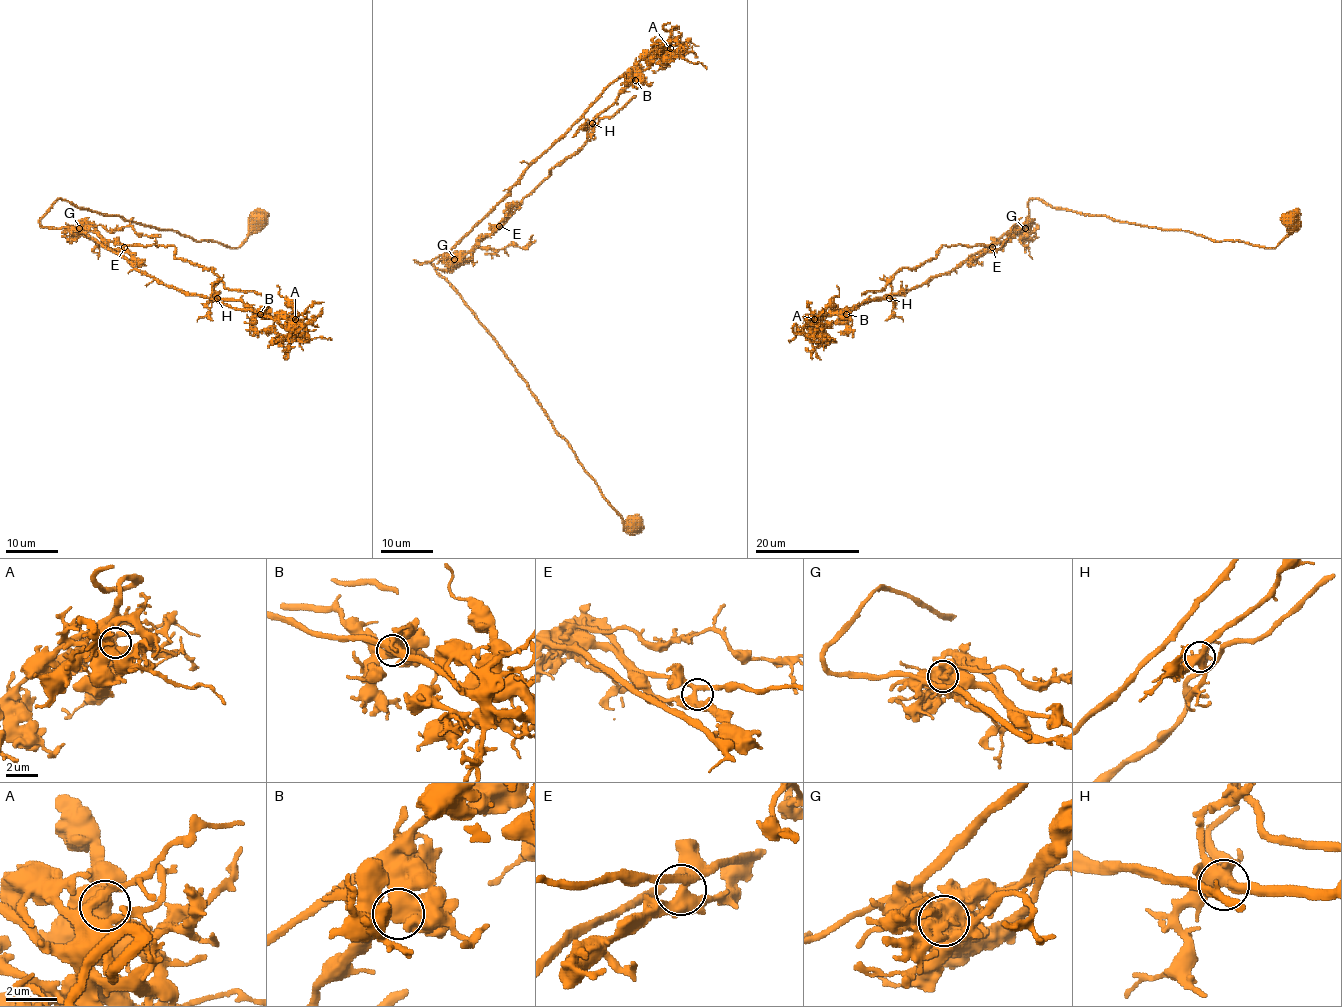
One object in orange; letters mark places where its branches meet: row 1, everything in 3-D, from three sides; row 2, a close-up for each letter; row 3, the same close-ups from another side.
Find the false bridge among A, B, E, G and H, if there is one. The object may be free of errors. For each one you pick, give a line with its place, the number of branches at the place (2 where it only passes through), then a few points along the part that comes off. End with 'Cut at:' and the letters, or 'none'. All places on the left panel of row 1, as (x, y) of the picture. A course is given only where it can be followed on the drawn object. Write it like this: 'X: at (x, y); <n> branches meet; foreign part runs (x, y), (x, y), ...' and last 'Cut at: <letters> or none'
G: at (79, 228); 3 branches meet; foreign part runs (80, 228), (124, 245), (172, 245), (176, 258), (211, 268), (226, 288), (254, 290), (261, 295)
Cut at: G

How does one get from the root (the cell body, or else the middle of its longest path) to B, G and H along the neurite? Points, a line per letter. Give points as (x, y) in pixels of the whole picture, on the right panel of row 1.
B: (1292, 220), (1275, 247), (1260, 247), (1031, 199), (1028, 228), (1003, 233), (921, 285), (836, 310), (846, 314)
G: (1292, 220), (1289, 233), (1275, 247), (1260, 247), (1056, 209), (1031, 199), (1026, 220), (1029, 226), (1024, 228)
H: (1292, 220), (1275, 247), (1260, 247), (1031, 199), (1028, 228), (993, 245), (943, 245), (902, 268), (889, 298)

